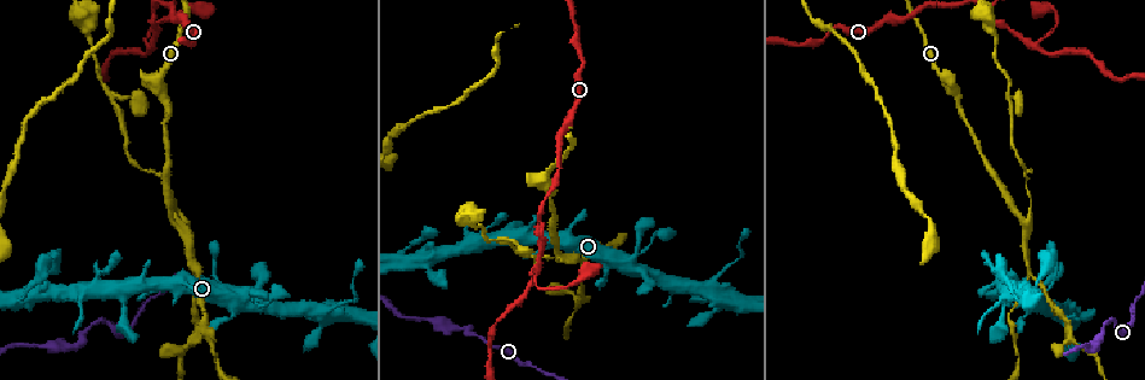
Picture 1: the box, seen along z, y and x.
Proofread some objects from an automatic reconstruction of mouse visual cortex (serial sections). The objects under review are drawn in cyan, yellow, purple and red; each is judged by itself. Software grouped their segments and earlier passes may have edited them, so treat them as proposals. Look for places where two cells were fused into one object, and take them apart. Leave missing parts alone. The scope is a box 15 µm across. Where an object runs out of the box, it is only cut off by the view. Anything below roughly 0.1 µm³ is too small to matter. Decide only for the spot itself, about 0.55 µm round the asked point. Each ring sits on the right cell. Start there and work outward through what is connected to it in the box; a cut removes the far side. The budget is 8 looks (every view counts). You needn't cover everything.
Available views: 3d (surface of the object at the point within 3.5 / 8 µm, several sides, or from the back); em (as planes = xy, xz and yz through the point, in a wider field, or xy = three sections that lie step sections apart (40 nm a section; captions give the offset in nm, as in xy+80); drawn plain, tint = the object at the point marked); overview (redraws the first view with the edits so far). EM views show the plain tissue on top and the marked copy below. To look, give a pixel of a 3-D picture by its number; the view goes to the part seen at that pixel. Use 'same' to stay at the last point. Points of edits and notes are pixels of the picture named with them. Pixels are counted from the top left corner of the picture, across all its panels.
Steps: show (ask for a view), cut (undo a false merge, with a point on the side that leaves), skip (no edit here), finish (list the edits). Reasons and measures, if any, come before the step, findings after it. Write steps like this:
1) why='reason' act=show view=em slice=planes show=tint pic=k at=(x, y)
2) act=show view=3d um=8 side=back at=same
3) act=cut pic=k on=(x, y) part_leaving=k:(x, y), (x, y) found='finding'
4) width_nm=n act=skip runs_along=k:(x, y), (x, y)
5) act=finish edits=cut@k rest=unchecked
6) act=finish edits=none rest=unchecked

why='three arms meet' act=show view=3d um=3.5 pic=1 at=(719, 306)

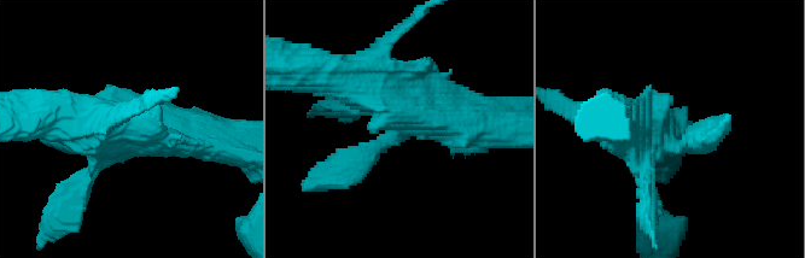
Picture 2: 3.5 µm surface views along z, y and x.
act=show view=em slice=xy step=5 show=tint pic=2 at=(667, 141)

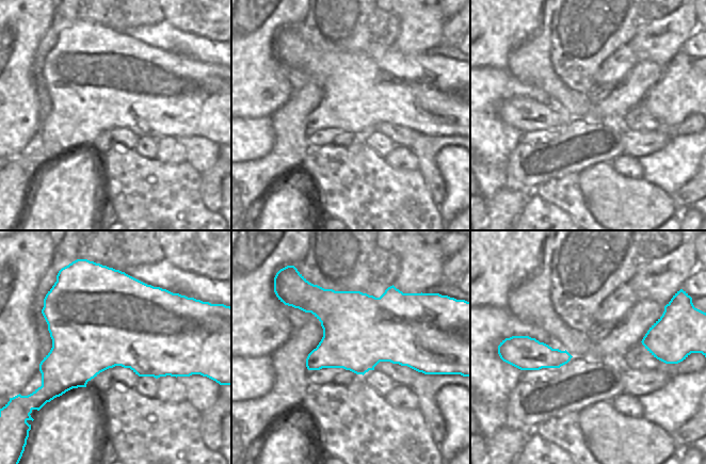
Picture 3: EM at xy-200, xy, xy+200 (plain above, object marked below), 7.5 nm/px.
act=skip runs_along=2:(338, 76), (416, 113), (486, 125) found='one cell here'

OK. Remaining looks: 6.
why='abrupt turn' act=show view=3d um=3.5 pic=1 at=(1026, 218)

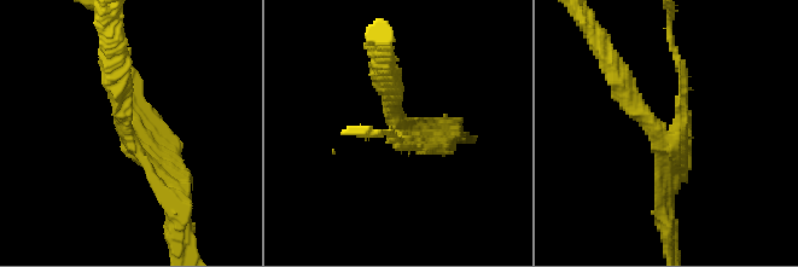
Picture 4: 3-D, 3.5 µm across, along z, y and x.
why='shape alone is not enough' act=show view=em slice=xy step=2 show=tint pic=4 at=(124, 137)

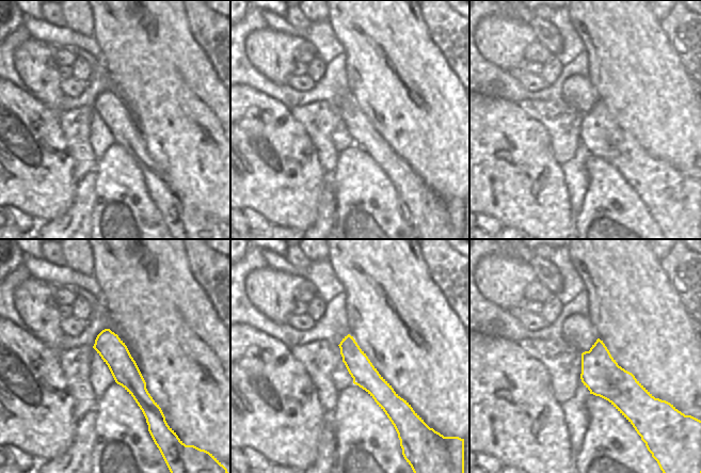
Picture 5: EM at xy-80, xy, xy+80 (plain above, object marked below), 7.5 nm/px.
act=cut pic=4 on=(682, 92) part_leaving=4:(671, 137), (683, 114), (671, 28) found='a second cell is stuck on'

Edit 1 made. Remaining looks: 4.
act=show view=overview

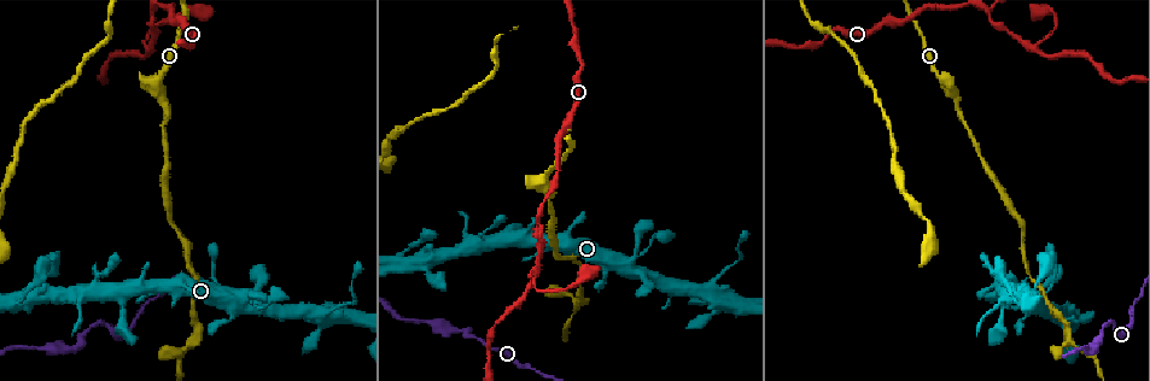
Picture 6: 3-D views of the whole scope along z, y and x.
why='sharp bend' act=show view=3d um=3.5 pic=6 at=(1033, 50)

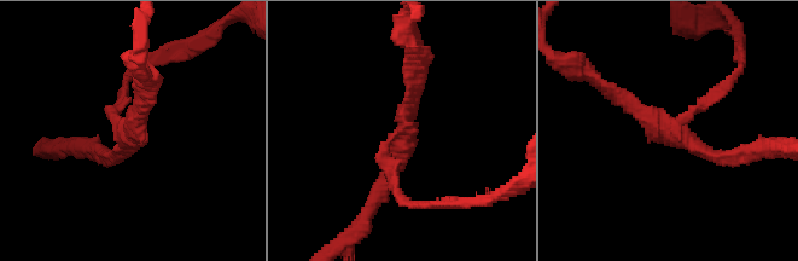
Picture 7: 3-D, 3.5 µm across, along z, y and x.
why='need the tissue' act=show view=em slice=xy step=3 show=tint pic=7 at=(133, 130)

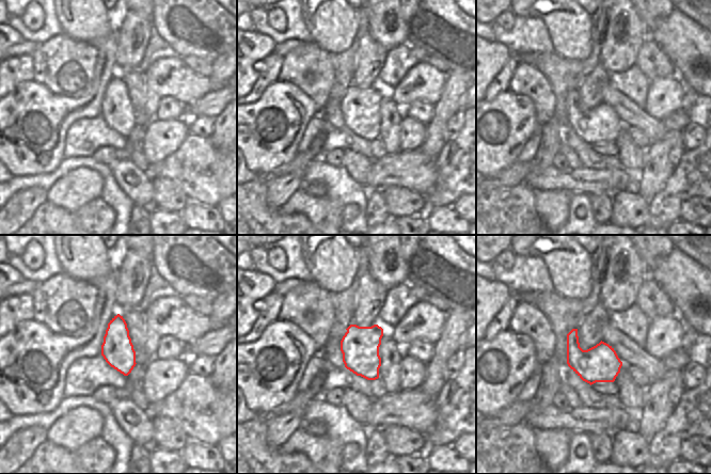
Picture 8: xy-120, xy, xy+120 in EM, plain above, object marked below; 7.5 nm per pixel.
arms=3 arm_widths_nm=150,200,200 act=skip runs_along=7:(420, 71), (394, 183) found='continuous, no second cell'

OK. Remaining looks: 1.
act=finish edits=cut@4 rest=unchecked

